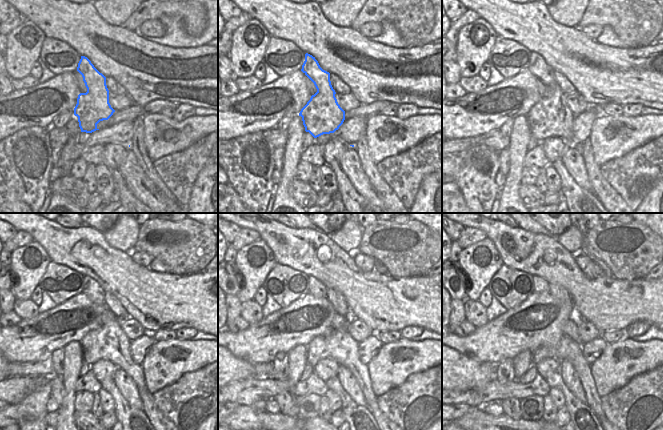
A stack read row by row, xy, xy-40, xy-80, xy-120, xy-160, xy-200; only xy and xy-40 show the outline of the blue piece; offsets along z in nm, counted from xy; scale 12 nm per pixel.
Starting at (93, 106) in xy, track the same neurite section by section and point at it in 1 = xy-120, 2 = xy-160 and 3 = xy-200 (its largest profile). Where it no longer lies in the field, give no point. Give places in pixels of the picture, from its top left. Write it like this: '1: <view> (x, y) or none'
1: xy-120 (108, 342)
2: xy-160 (340, 346)
3: xy-200 (568, 349)

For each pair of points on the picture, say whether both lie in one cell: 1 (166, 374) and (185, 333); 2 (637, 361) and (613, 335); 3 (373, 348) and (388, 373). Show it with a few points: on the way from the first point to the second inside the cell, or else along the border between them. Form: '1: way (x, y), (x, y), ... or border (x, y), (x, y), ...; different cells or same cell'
1: border (176, 338), (189, 340); different cells
2: border (625, 336), (608, 344); different cells
3: border (383, 344), (366, 364); different cells

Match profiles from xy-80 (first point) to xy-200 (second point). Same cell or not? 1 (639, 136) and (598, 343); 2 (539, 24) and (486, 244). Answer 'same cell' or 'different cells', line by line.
1: different cells
2: different cells

